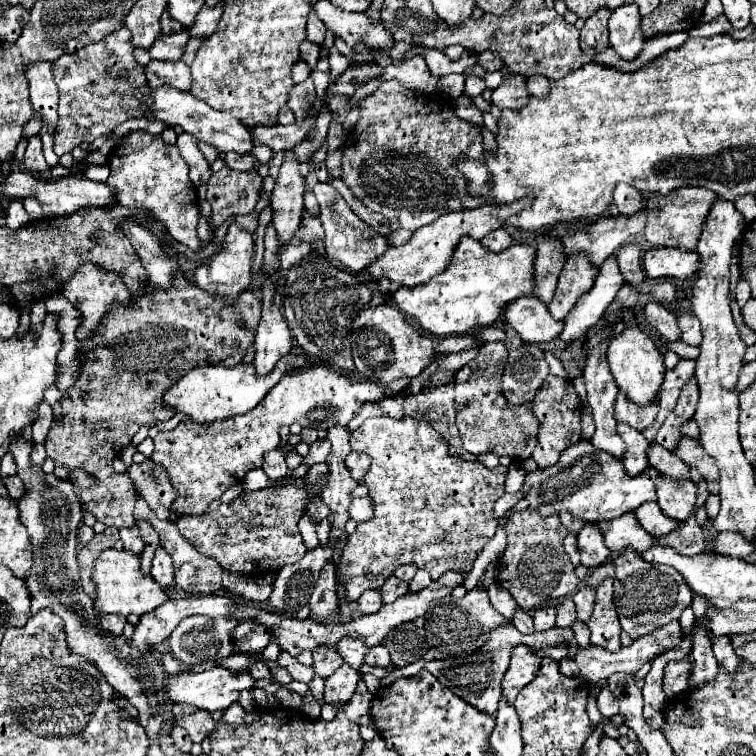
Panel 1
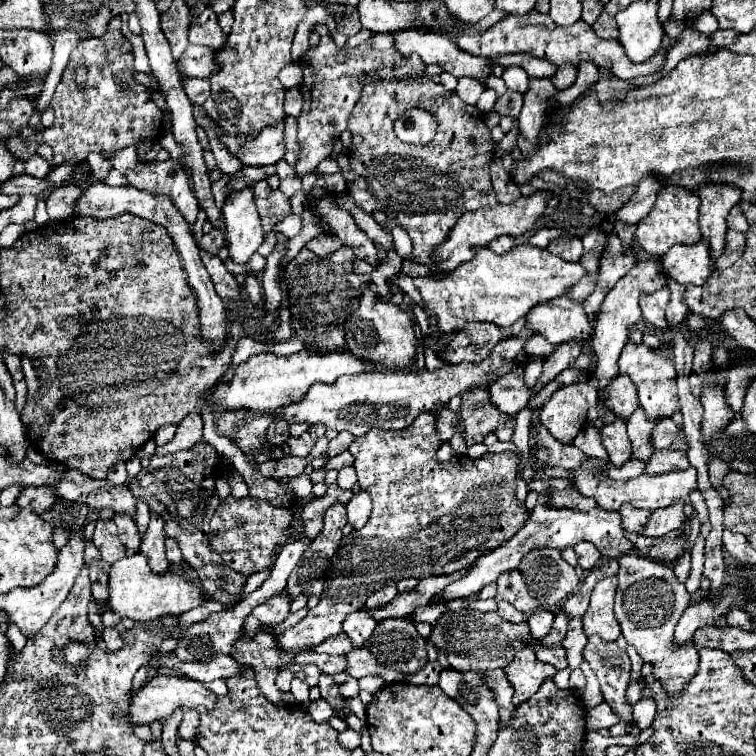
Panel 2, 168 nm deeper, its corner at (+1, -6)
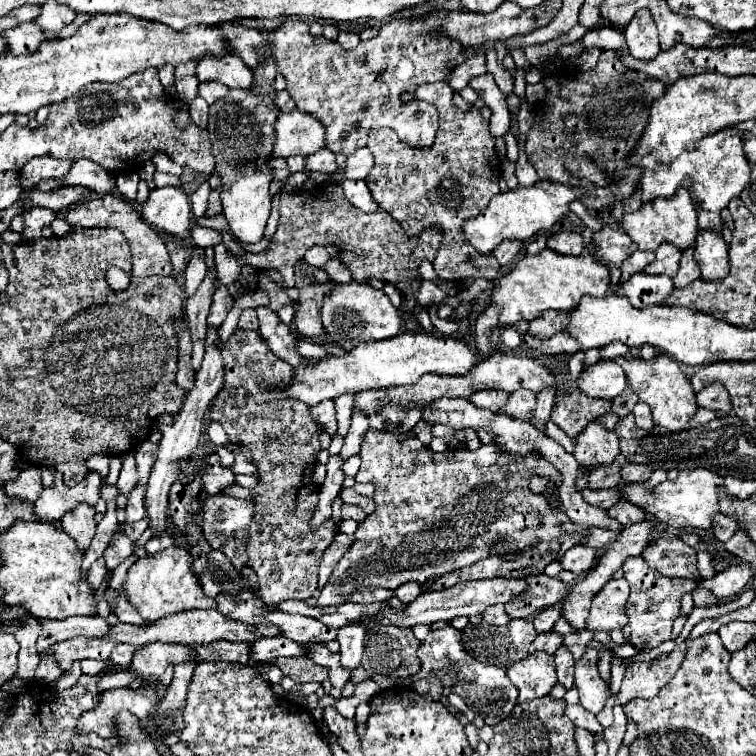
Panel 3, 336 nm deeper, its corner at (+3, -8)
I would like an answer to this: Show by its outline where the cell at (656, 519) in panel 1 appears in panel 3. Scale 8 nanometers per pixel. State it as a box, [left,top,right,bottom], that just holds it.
[609,501,645,527]

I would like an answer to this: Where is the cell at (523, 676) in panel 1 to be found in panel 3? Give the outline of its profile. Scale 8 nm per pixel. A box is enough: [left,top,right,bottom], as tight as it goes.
[507,653,557,703]

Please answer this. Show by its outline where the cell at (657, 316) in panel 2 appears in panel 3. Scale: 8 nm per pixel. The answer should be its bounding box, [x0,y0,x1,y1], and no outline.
[623,273,673,309]

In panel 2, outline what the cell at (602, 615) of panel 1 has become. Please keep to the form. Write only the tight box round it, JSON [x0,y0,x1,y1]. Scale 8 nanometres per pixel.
[583,577,621,641]

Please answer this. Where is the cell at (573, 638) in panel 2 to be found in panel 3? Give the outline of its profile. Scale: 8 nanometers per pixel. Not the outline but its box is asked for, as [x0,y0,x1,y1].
[555,647,573,689]

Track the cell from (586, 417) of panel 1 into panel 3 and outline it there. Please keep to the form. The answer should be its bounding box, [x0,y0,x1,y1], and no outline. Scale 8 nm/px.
[611,388,638,418]

